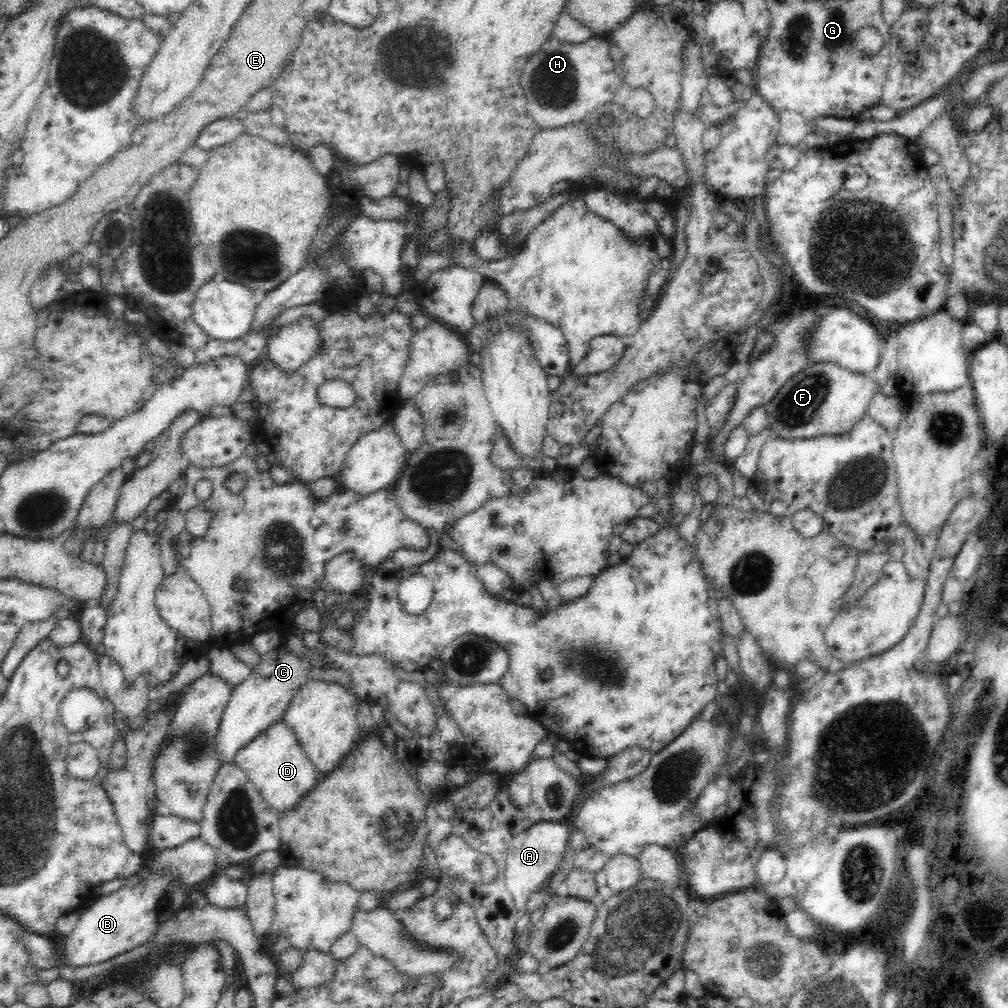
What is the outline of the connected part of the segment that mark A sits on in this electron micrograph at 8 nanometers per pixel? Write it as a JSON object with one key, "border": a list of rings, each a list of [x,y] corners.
{"border":[[[540,820],[517,834],[509,844],[504,864],[505,885],[513,896],[515,908],[522,914],[531,914],[526,910],[528,898],[533,892],[545,887],[562,862],[563,854],[569,846],[569,836],[572,830],[573,825],[568,820],[563,822]]]}

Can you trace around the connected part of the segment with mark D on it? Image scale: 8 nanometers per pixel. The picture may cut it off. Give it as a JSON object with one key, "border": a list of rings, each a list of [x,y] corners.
{"border":[[[282,719],[268,726],[253,741],[240,748],[235,756],[234,764],[246,773],[262,799],[270,808],[276,809],[278,814],[293,809],[302,800],[302,796],[310,792],[318,782],[318,774],[296,740],[296,734],[288,729]]]}

